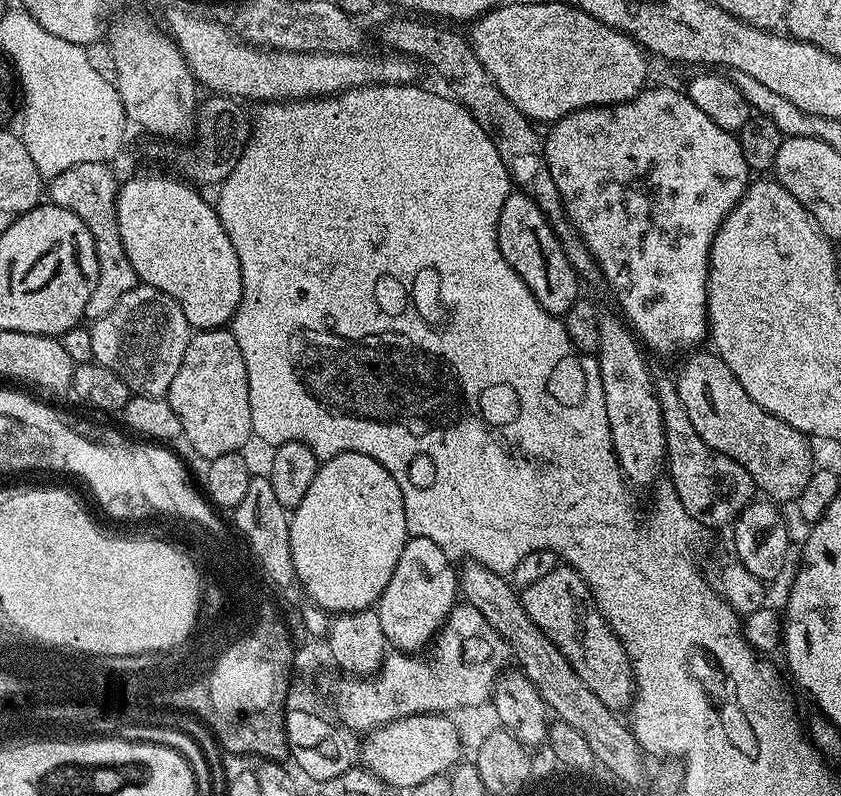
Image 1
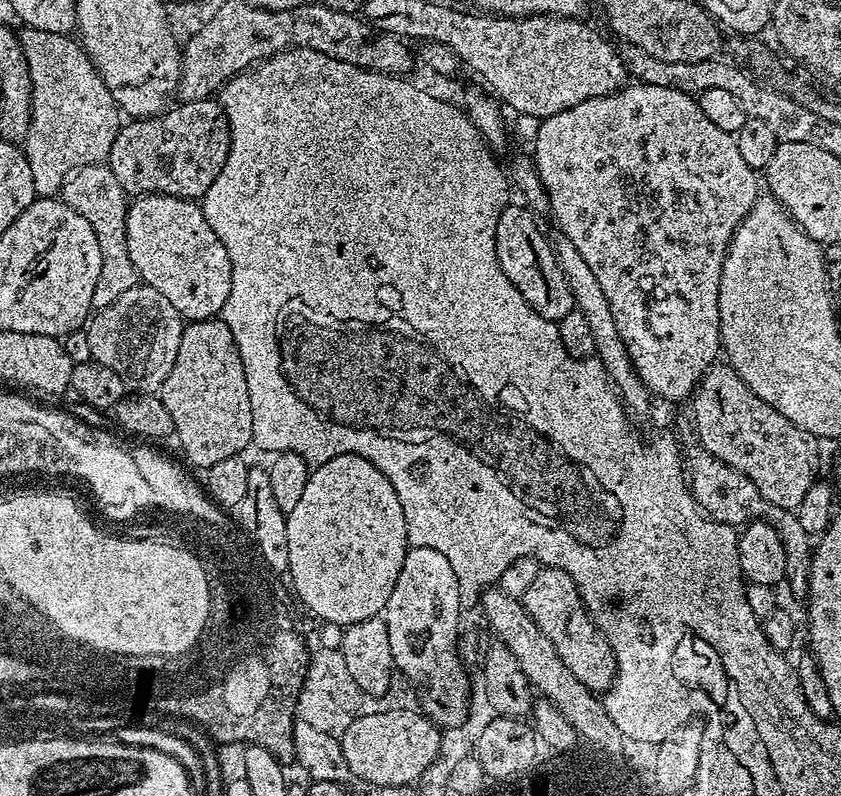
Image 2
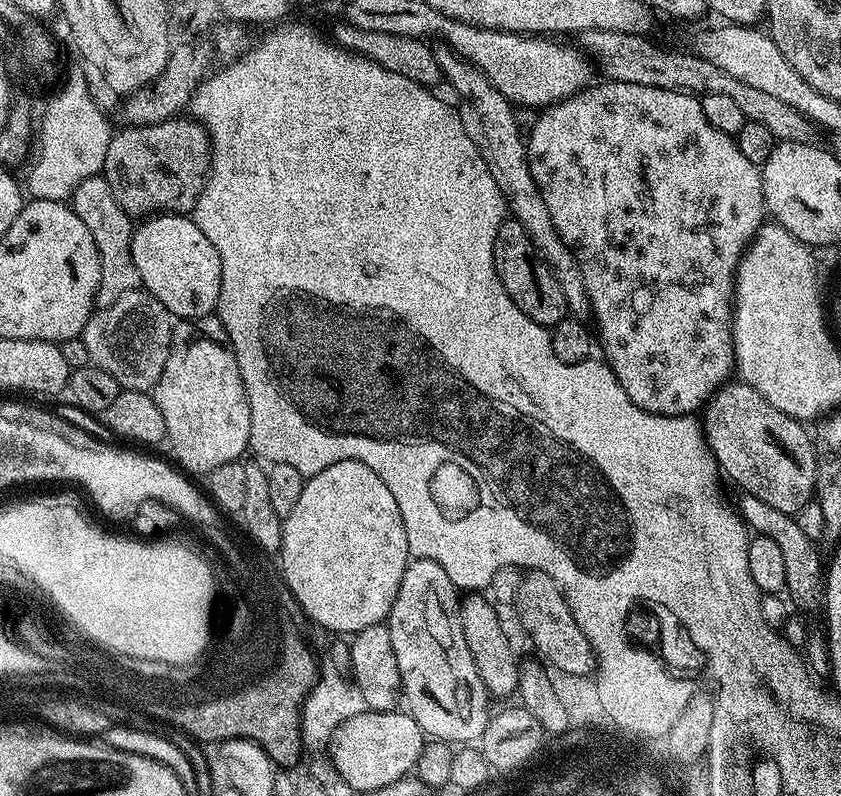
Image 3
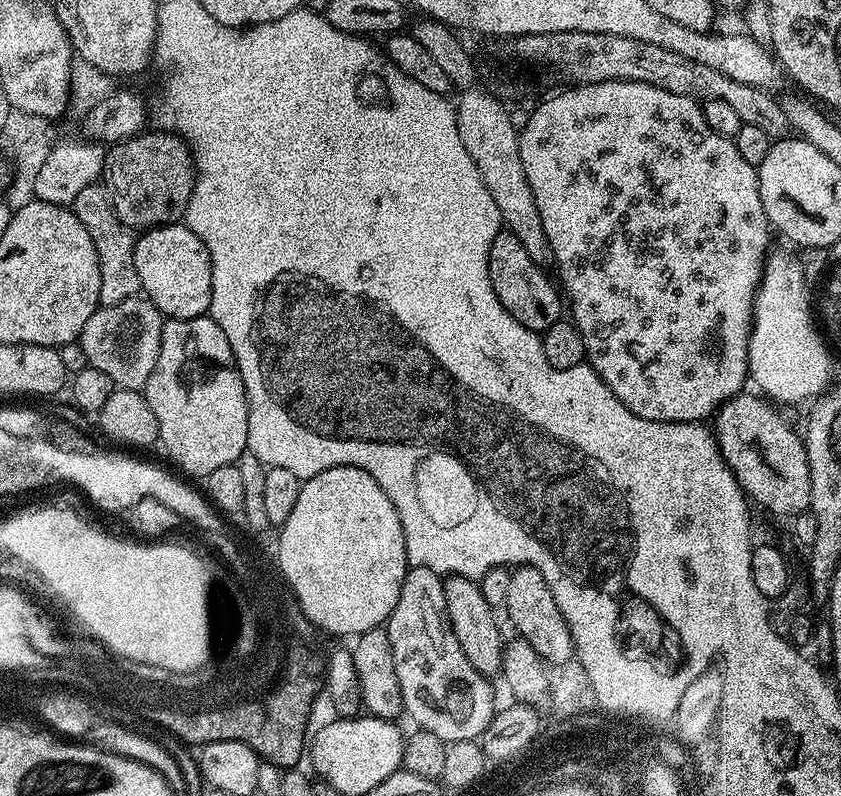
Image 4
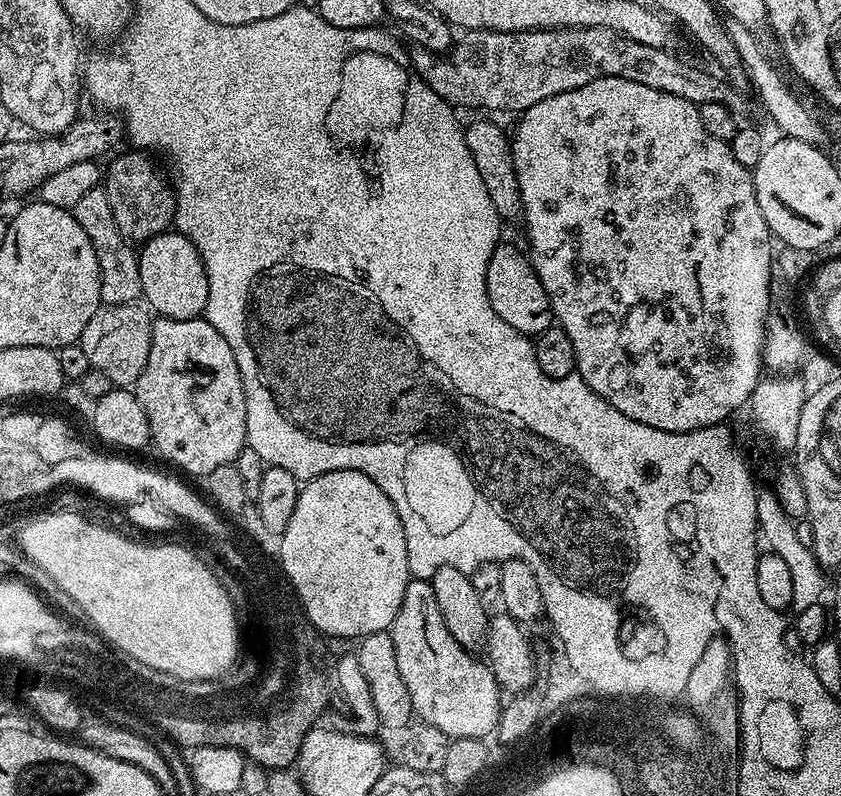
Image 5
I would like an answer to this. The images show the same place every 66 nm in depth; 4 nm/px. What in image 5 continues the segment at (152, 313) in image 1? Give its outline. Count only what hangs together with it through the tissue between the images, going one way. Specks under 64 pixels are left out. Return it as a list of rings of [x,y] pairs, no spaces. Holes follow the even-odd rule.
[[[139,303],[101,306],[94,318],[86,322],[86,330],[80,335],[78,342],[82,350],[86,350],[89,365],[102,370],[102,374],[110,378],[112,385],[132,386],[142,374],[146,358],[150,358],[152,322],[149,309]]]

